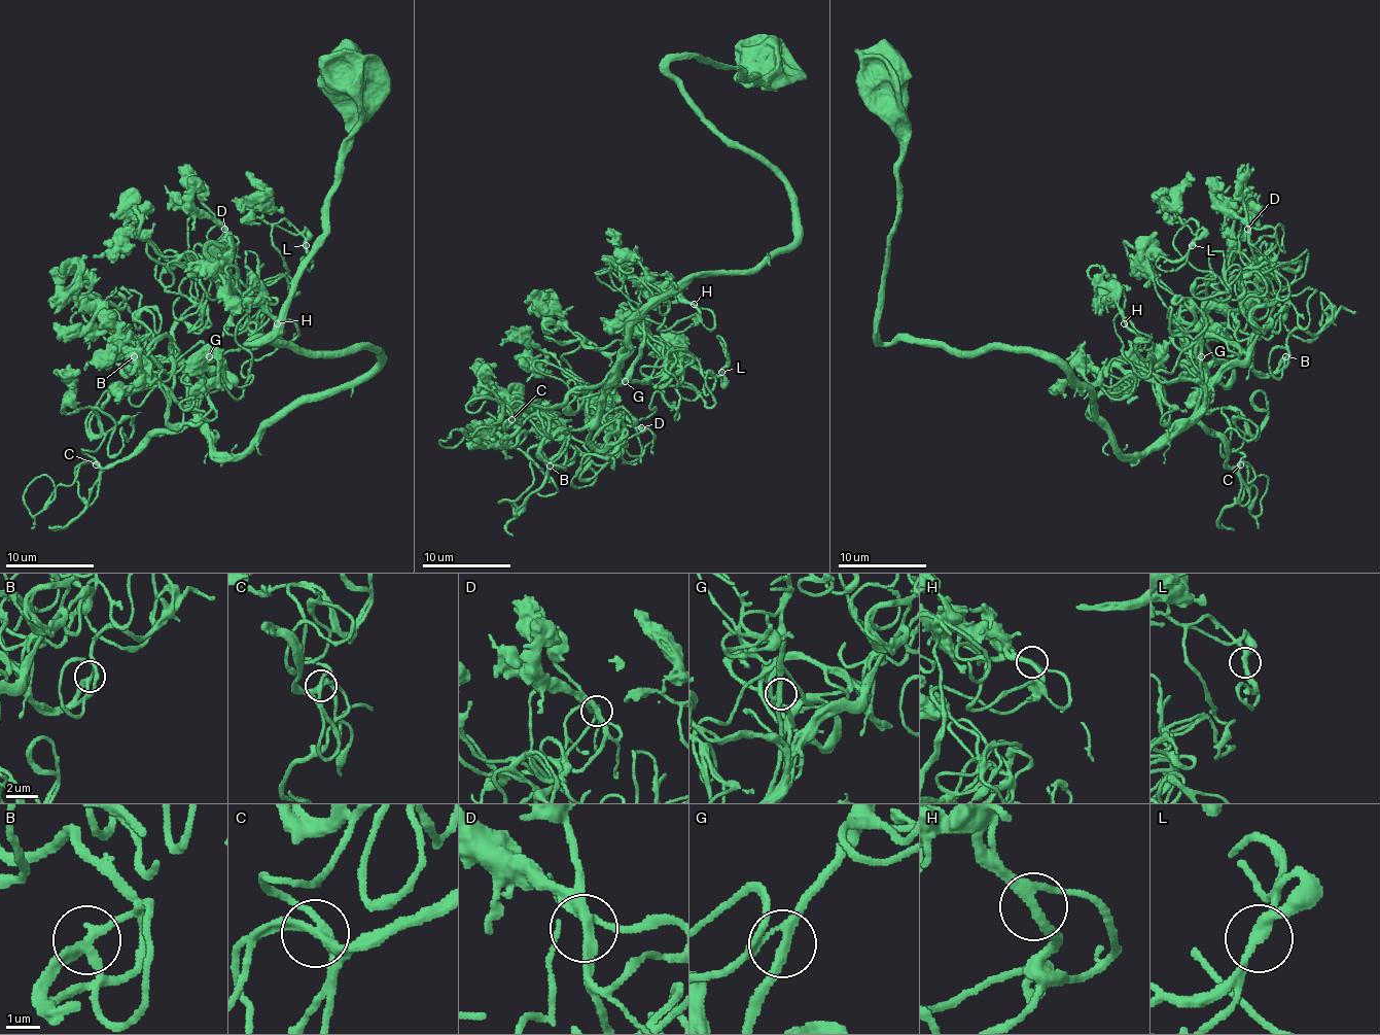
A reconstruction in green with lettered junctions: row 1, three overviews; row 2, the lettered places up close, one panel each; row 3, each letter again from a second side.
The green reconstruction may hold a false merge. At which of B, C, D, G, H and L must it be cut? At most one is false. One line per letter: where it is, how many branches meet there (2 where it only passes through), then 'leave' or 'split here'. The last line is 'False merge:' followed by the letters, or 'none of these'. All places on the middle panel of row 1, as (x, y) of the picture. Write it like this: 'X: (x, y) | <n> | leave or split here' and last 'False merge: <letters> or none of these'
B: (550, 466) | 3 | leave
C: (511, 419) | 3 | leave
D: (641, 427) | 3 | leave
G: (625, 381) | 3 | leave
H: (694, 304) | 3 | leave
L: (721, 372) | 3 | leave
False merge: none of these

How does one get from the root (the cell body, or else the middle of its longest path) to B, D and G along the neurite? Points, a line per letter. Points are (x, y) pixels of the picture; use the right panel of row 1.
B: (890, 75), (908, 137), (883, 343), (1049, 354), (1122, 453), (1157, 449), (1228, 370), (1270, 374), (1285, 356)
D: (890, 75), (908, 137), (879, 339), (1049, 354), (1122, 453), (1157, 449), (1266, 323), (1274, 266), (1248, 228)
G: (890, 75), (908, 137), (883, 343), (1049, 354), (1091, 393), (1122, 453), (1157, 449), (1193, 414), (1201, 356)

